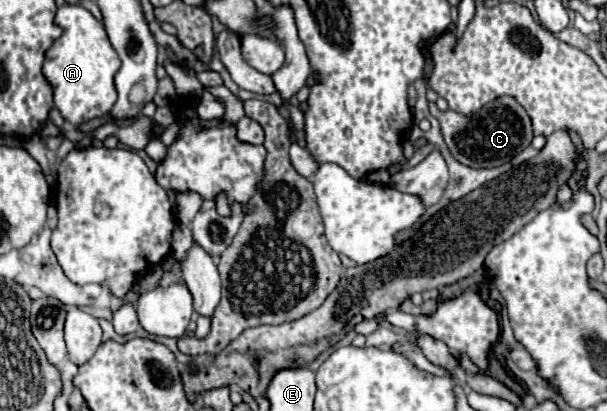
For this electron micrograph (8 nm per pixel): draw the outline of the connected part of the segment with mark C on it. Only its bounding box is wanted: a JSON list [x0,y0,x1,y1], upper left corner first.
[441,97,533,167]

